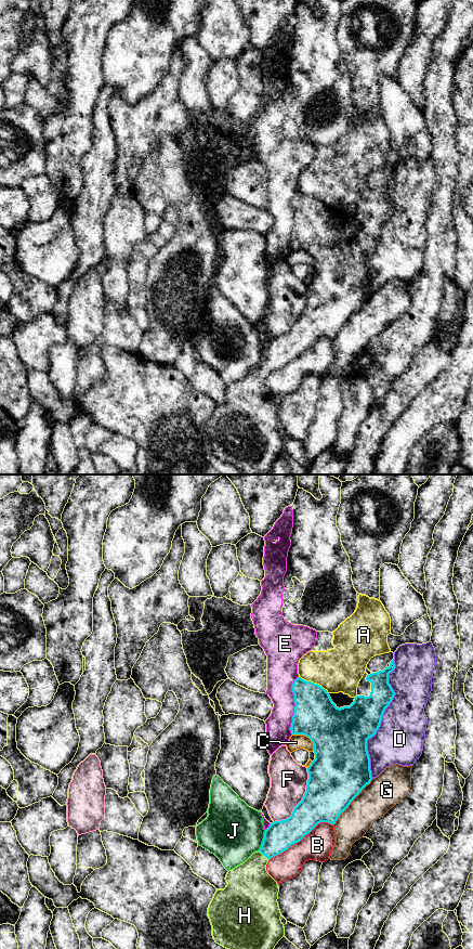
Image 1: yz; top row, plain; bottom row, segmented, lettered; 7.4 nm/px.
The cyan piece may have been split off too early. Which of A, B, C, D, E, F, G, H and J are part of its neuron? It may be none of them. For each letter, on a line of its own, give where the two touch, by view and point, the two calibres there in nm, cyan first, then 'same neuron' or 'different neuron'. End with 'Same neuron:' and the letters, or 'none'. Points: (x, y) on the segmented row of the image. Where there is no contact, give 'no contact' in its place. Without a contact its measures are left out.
A: yz (313, 683) | 320/340 nm | different neuron
B: yz (301, 839) | 220/220 nm | different neuron
C: yz (306, 736) | 400/110 nm | different neuron
D: yz (381, 719) | 320/360 nm | different neuron
E: yz (296, 705) | 320/200 nm | different neuron
F: yz (302, 800) | 360/280 nm | different neuron
G: yz (351, 801) | 420/260 nm | different neuron
H: yz (264, 855) | 220/320 nm | same neuron
J: yz (263, 841) | 220/440 nm | different neuron
Same neuron: H

